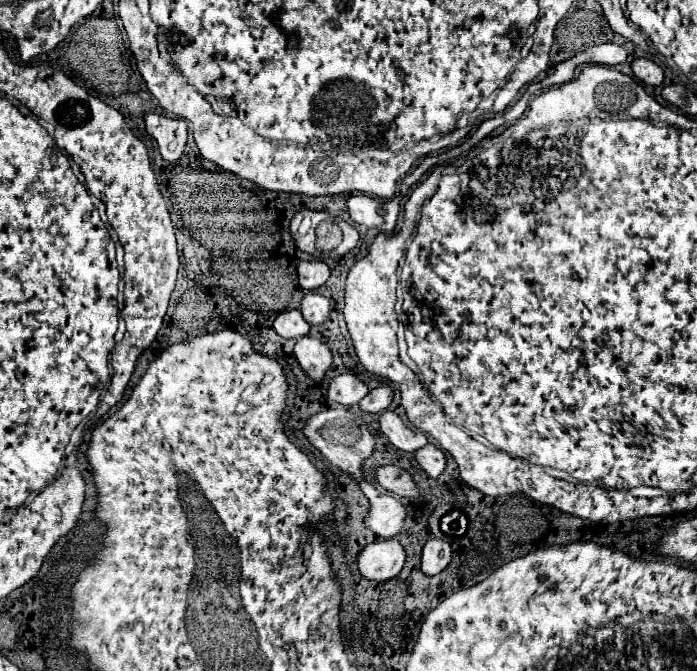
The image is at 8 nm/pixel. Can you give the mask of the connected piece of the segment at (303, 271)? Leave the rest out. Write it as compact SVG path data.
M301 261L297 265L297 283L307 291L315 291L329 279L331 271L323 261Z

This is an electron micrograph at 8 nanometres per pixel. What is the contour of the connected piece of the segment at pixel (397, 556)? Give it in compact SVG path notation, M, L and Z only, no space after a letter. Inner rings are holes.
M381 539L369 543L357 557L357 567L363 577L373 581L389 581L395 579L403 565L407 553L397 539Z

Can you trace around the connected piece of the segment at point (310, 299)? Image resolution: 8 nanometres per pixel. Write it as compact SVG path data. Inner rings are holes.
M307 293L301 303L301 313L307 323L321 325L329 317L329 299L319 293Z

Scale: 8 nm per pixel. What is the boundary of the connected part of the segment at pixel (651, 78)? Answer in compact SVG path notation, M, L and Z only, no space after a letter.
M635 59L631 63L631 69L635 73L635 77L639 77L643 83L647 85L661 85L663 83L663 71L659 65L655 65L649 59Z

